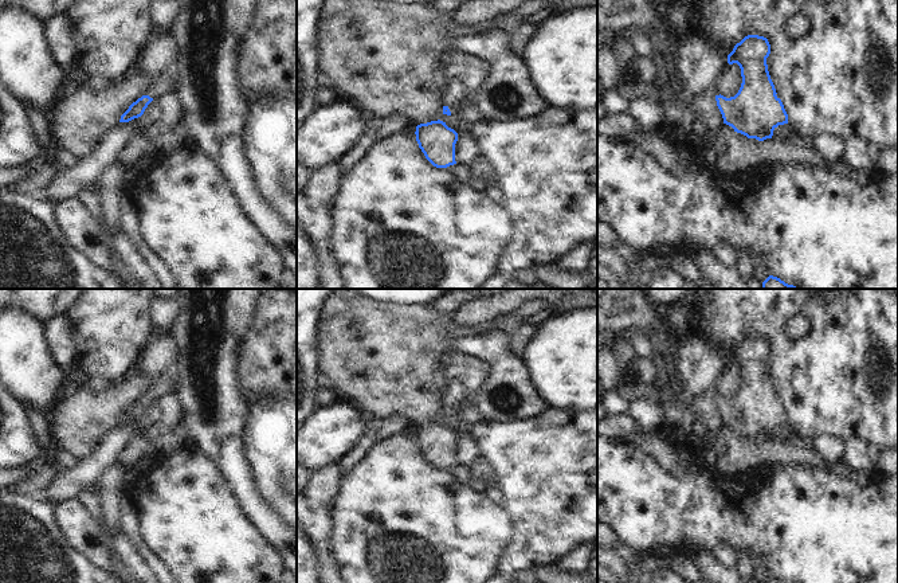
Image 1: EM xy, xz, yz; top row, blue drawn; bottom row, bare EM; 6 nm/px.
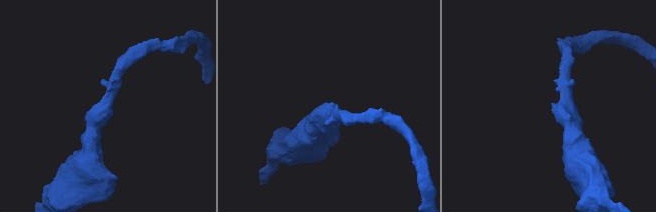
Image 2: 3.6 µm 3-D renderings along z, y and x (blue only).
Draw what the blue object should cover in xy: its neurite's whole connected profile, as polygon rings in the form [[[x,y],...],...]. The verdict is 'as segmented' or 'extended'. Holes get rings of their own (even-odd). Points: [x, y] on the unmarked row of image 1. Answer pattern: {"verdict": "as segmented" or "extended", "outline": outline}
{"verdict": "extended", "outline": [[[172,372],[162,373],[153,384],[148,388],[146,395],[133,403],[129,410],[121,416],[119,423],[129,423],[144,415],[148,406],[161,396],[176,392],[179,379]]]}

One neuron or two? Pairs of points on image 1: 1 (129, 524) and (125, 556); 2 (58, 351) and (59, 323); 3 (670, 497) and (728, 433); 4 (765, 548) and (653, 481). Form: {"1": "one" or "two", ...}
{"1": "two", "2": "one", "3": "two", "4": "one"}

